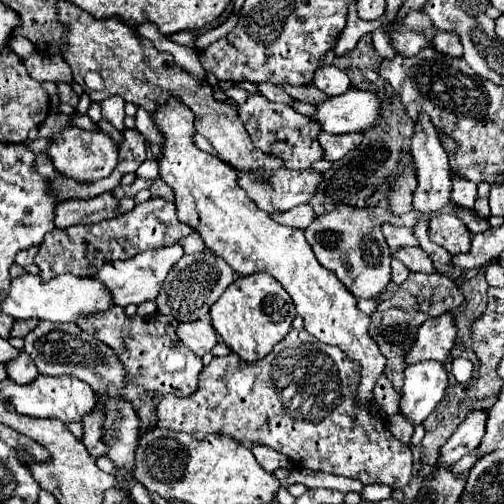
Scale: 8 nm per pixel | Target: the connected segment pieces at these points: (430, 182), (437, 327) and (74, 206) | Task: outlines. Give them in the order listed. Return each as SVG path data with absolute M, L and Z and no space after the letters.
M425 115L419 119L419 123L415 123L413 157L415 157L415 165L417 165L417 179L419 179L419 185L417 185L415 195L413 195L413 211L419 213L417 223L415 223L415 227L413 227L413 235L417 237L419 247L421 247L423 251L427 251L427 255L431 257L435 269L437 269L439 273L451 277L451 279L457 279L457 283L461 283L459 277L461 277L465 271L451 267L451 261L449 261L449 259L451 259L451 253L447 253L447 251L445 251L443 247L439 247L439 245L435 245L435 243L429 239L429 235L427 235L427 223L429 223L431 215L449 203L453 185L451 185L449 169L447 169L447 165L449 165L447 153L445 153L445 149L441 147L441 141L439 141L439 137L437 137L437 129L431 125L431 121L429 121Z
M443 313L439 317L427 319L417 331L417 341L405 353L405 363L407 365L419 363L419 361L443 363L449 357L449 351L455 343L455 335L457 335L457 327L455 327L453 315Z
M103 193L91 199L67 199L55 207L55 227L65 229L71 225L91 225L115 217L117 199Z

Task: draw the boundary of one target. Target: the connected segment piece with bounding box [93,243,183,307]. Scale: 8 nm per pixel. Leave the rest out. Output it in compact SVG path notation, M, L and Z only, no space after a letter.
M177 243L171 247L163 247L159 251L145 251L139 253L135 259L127 259L127 261L107 261L103 265L103 269L99 269L99 273L93 275L93 279L99 279L99 283L107 283L107 289L111 291L111 295L115 295L115 305L119 307L127 307L131 303L143 303L149 299L155 299L159 293L161 283L165 281L169 269L175 265L175 261L179 261L183 257L183 247L179 247Z

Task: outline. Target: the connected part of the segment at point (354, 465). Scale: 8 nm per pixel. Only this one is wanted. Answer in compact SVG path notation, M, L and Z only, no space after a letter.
M291 329L287 337L277 343L271 355L255 363L243 363L235 353L213 357L199 375L197 393L185 399L167 395L159 403L157 427L185 431L195 439L205 439L213 433L227 435L247 449L253 449L255 445L267 445L287 455L295 467L351 477L361 481L363 485L381 483L389 485L391 489L403 489L411 481L411 449L395 439L385 427L385 421L369 413L369 407L353 405L357 383L359 365L349 361L339 347L319 343L319 339L311 337L311 333L307 333L305 329Z

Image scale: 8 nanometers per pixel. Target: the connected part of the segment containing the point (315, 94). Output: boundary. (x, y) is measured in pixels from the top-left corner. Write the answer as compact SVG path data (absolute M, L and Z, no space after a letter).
M283 83L283 91L299 101L305 101L305 103L311 103L311 105L317 105L321 101L325 101L327 97L317 89L317 87L311 87L311 85L305 85L305 87L285 87Z

